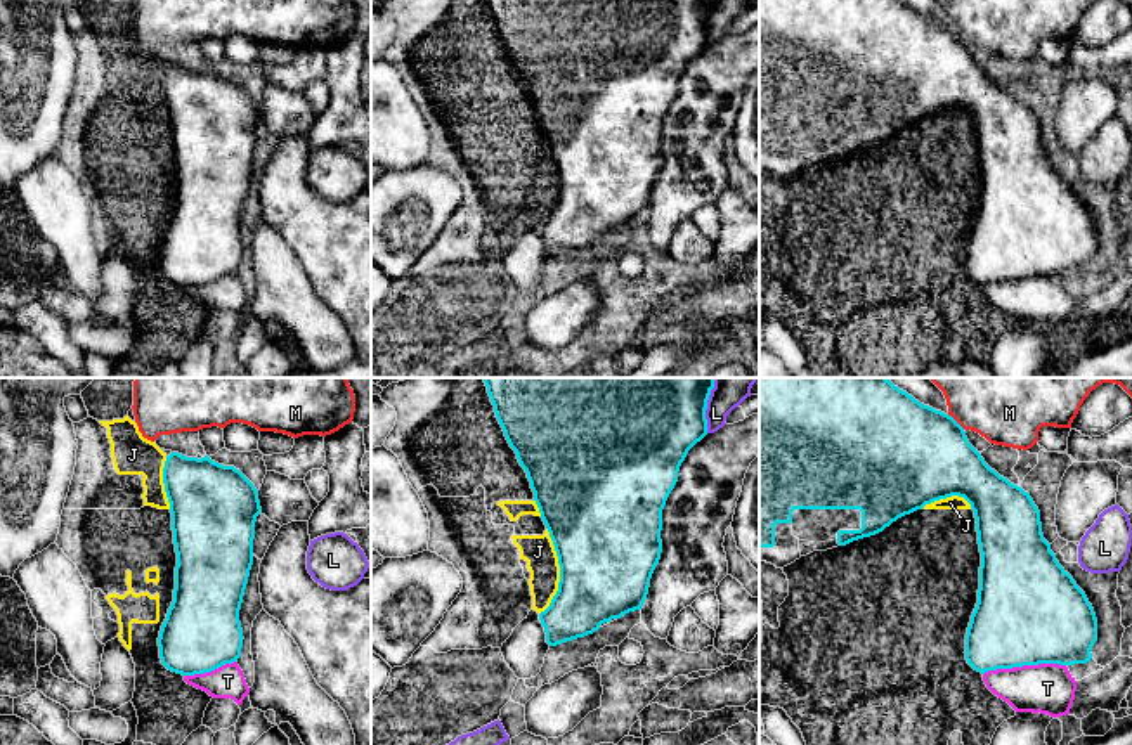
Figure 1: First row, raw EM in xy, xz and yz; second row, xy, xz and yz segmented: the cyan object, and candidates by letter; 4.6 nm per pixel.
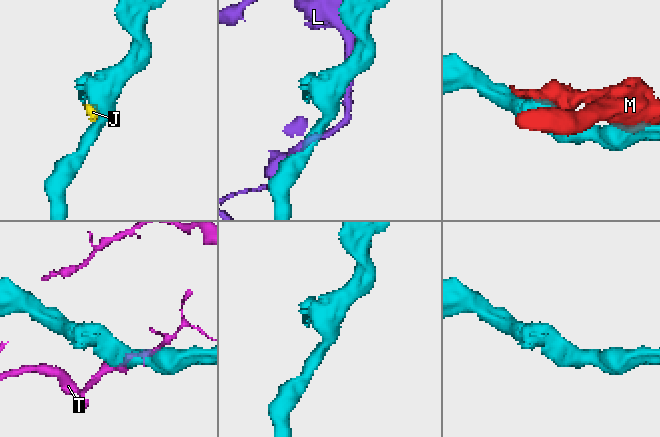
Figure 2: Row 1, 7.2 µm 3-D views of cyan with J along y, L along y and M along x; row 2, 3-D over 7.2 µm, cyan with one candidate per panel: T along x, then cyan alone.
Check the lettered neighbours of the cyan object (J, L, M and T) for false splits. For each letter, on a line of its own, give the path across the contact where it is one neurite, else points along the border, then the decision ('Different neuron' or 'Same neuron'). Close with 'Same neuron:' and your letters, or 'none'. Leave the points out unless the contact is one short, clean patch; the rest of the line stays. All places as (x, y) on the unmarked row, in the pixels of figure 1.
J: Same neuron
L: Different neuron
M: Different neuron
T: Different neuron
Same neuron: J

